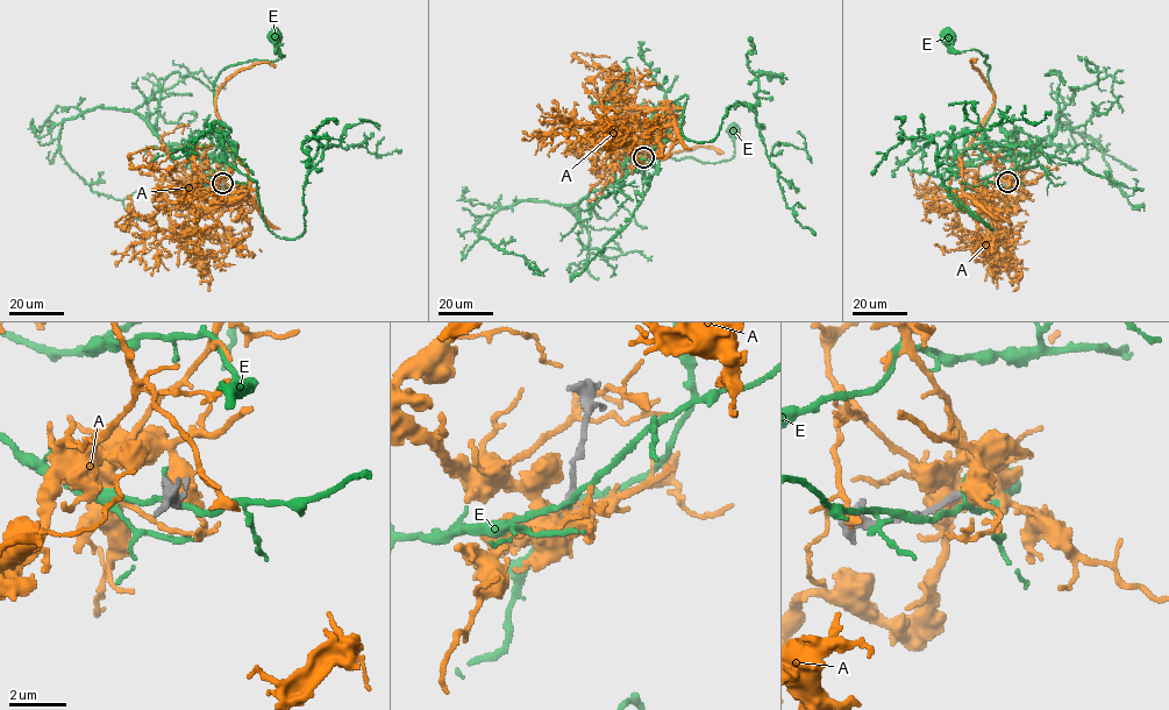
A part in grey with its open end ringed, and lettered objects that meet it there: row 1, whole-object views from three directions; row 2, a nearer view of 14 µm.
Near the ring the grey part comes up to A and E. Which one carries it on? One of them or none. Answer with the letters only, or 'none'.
none

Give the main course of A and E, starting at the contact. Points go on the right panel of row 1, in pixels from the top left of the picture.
A: (1007, 182), (1002, 194), (961, 197), (964, 211), (962, 197), (925, 191), (920, 197), (912, 175)
E: (1006, 182), (1038, 158), (986, 142), (983, 127), (995, 93), (986, 56), (973, 49), (955, 51), (947, 37)

